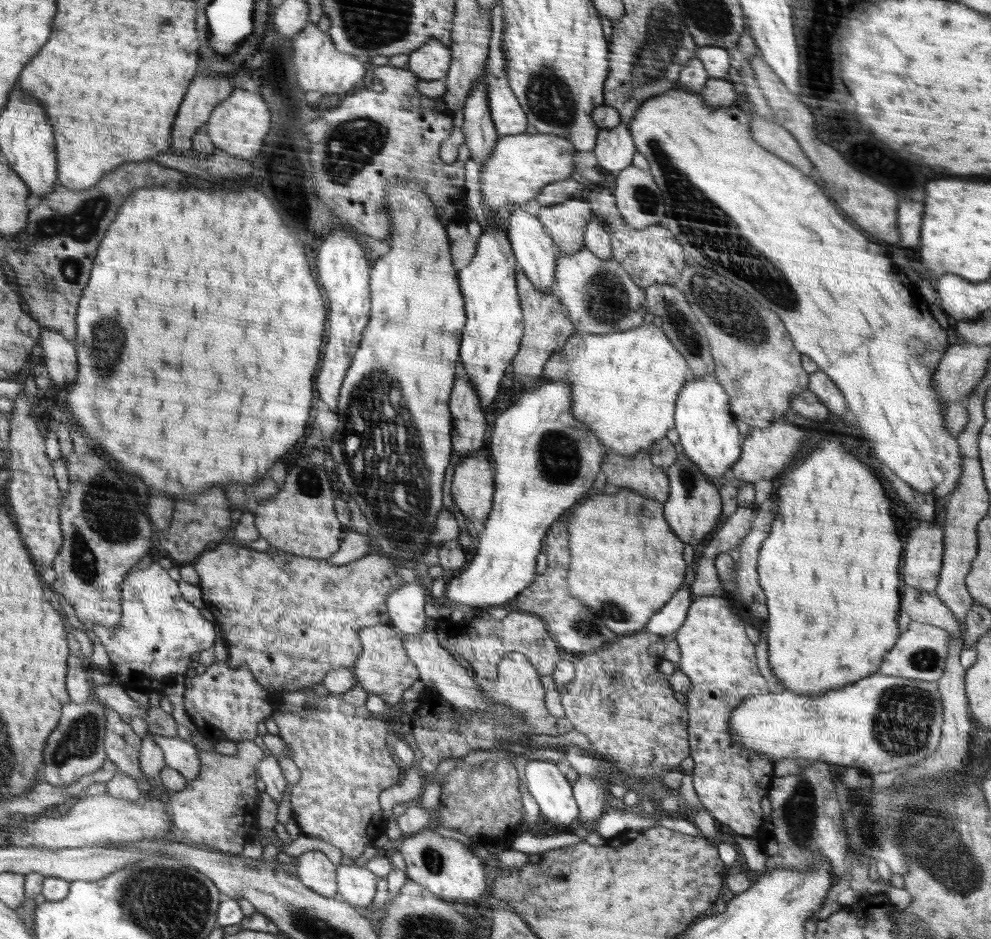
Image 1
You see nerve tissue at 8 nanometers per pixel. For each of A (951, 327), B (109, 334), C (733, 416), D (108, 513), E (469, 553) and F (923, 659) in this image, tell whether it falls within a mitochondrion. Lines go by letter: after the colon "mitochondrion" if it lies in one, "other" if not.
A: other
B: mitochondrion
C: other
D: mitochondrion
E: other
F: mitochondrion

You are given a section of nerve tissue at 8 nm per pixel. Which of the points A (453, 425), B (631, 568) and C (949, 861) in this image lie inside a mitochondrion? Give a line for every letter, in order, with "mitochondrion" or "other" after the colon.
A: other
B: other
C: mitochondrion

